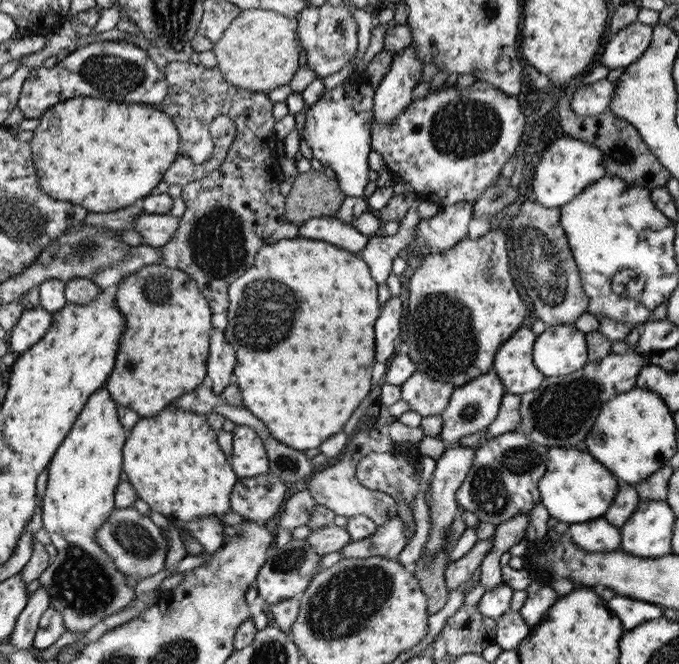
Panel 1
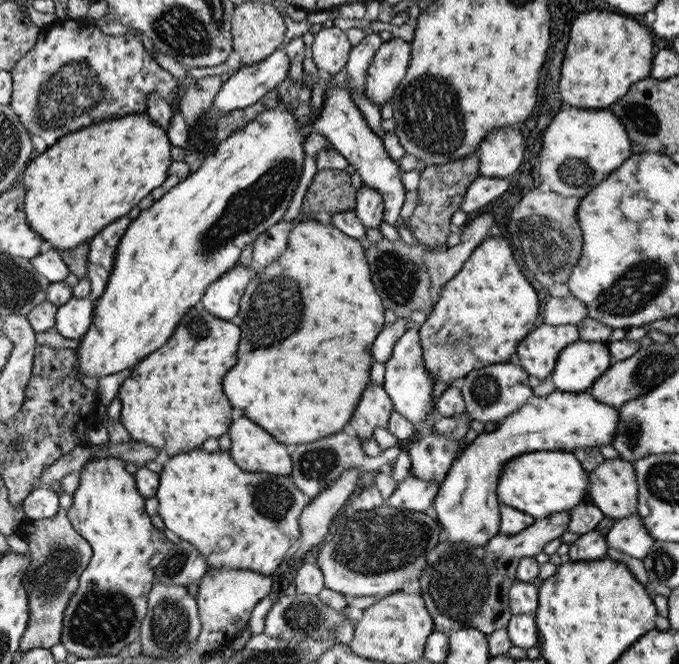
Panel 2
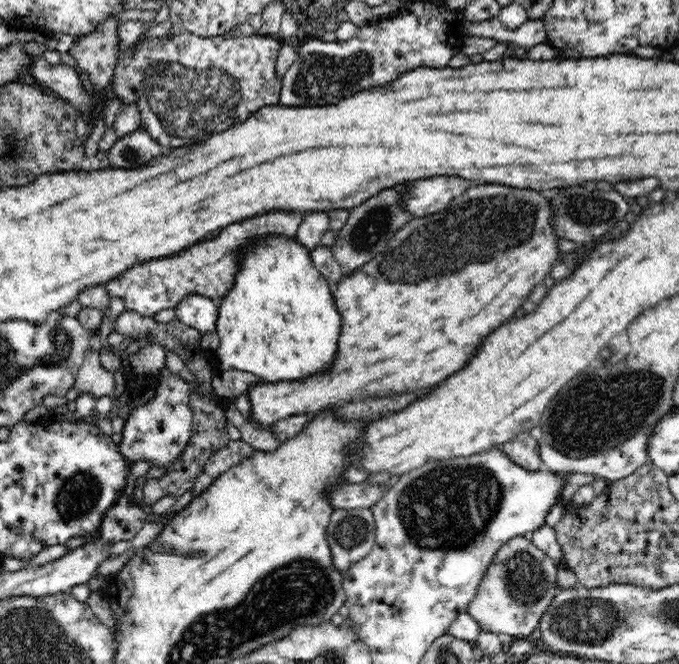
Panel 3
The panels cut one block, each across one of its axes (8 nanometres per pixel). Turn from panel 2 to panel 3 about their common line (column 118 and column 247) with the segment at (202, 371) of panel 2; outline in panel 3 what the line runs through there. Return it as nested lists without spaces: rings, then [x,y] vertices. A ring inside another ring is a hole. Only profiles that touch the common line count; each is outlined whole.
[[[475,184],[466,192],[456,196],[442,210],[434,214],[413,217],[402,228],[398,229],[387,240],[388,244],[384,251],[380,252],[376,258],[372,258],[370,262],[363,264],[360,268],[345,275],[344,278],[337,282],[336,290],[332,293],[334,296],[336,308],[343,317],[343,327],[340,331],[340,348],[336,354],[336,364],[332,364],[332,372],[324,372],[324,376],[310,376],[308,380],[300,379],[284,381],[280,383],[268,383],[262,381],[256,383],[248,390],[247,399],[251,404],[251,420],[261,424],[264,429],[269,428],[274,422],[292,416],[292,414],[311,414],[320,411],[328,406],[336,406],[342,402],[352,402],[354,398],[376,398],[376,396],[396,396],[396,394],[405,394],[412,392],[416,388],[434,387],[434,384],[446,380],[450,374],[454,374],[456,370],[460,370],[462,366],[466,366],[475,356],[476,348],[480,346],[480,342],[486,342],[492,331],[498,330],[508,319],[513,319],[516,310],[523,306],[524,299],[531,294],[531,290],[539,286],[544,280],[544,276],[550,272],[550,266],[556,262],[558,258],[558,230],[555,228],[554,214],[550,214],[554,210],[554,205],[550,200],[546,200],[544,196],[536,194],[534,190],[520,190],[520,188],[508,187],[498,184]]]

